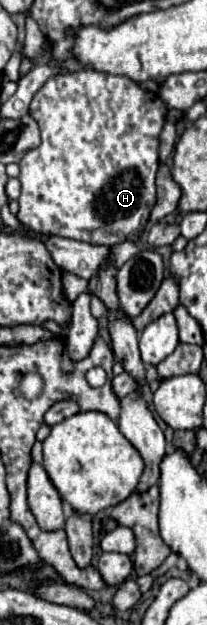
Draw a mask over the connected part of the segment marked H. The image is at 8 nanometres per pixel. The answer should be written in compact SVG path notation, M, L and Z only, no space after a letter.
M78 70L74 74L56 74L56 76L48 78L44 82L44 86L34 94L32 104L30 104L30 116L40 126L42 142L38 148L28 150L24 154L24 158L20 160L20 176L18 178L22 182L22 194L18 198L18 202L20 202L18 220L36 232L82 240L82 242L90 242L90 244L118 244L128 238L140 240L140 234L146 228L146 222L150 216L150 208L154 206L154 172L158 170L158 136L160 136L162 126L166 122L166 110L168 108L166 108L164 100L156 92L148 92L148 90L140 88L134 80L130 80L126 76L102 76L102 72Z

